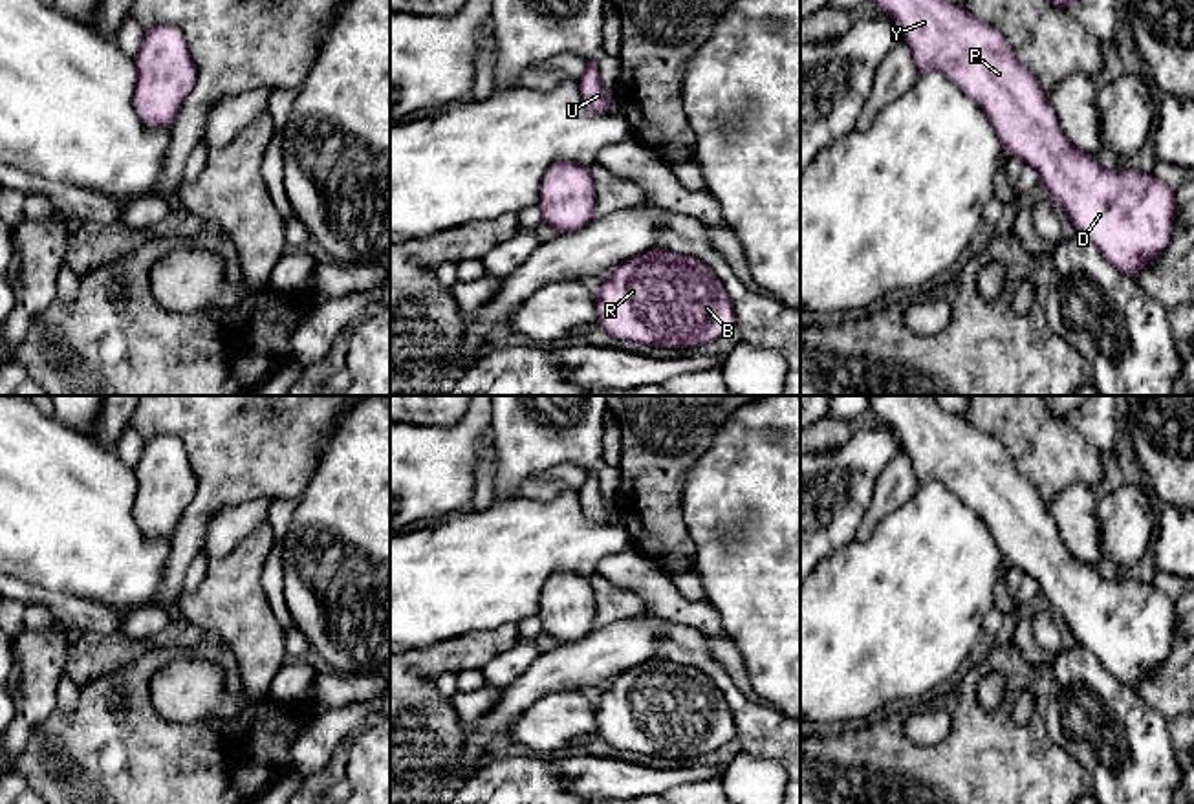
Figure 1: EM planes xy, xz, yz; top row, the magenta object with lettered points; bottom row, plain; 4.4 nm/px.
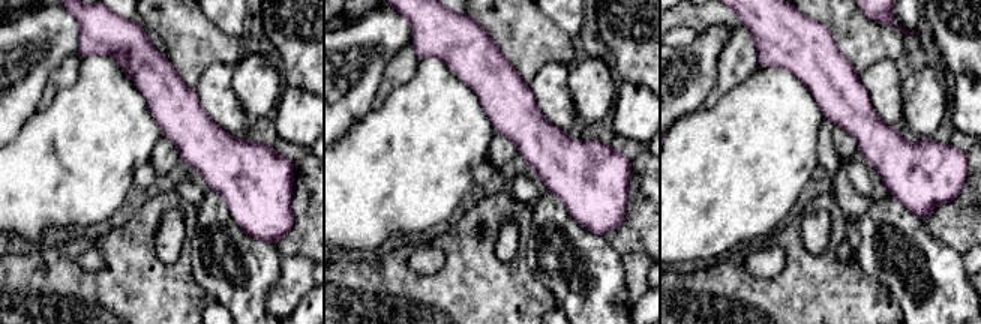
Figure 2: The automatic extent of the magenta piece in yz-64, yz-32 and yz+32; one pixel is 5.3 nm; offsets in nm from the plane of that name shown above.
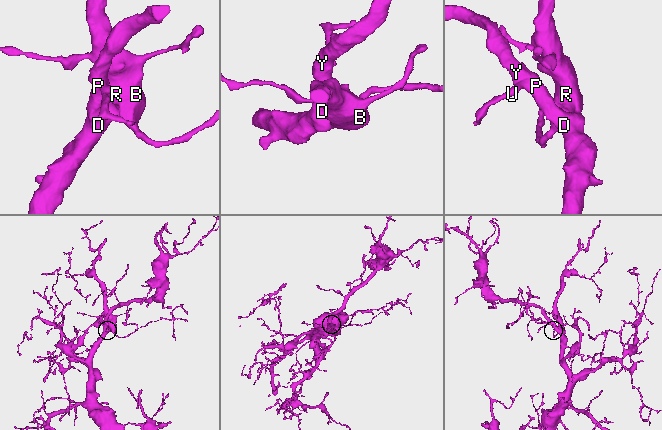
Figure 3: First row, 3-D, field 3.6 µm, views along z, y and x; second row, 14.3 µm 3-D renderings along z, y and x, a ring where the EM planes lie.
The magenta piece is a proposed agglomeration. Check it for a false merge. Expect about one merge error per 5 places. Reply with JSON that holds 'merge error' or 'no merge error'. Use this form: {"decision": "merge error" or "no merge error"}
{"decision": "no merge error"}

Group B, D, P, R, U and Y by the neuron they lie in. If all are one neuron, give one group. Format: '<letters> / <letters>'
B D P R U Y

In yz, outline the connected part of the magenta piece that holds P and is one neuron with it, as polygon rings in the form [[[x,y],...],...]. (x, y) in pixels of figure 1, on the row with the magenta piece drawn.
[[[874,0],[901,27],[919,73],[949,77],[989,117],[1004,150],[1038,174],[1051,198],[1117,271],[1135,280],[1141,267],[1157,258],[1170,238],[1176,190],[1139,170],[1106,170],[1097,158],[1077,150],[1057,126],[1057,114],[1037,79],[1011,51],[1005,37],[971,11],[945,0]]]

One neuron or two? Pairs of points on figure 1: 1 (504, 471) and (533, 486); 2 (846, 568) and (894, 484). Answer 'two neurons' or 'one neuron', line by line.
1: two neurons
2: two neurons

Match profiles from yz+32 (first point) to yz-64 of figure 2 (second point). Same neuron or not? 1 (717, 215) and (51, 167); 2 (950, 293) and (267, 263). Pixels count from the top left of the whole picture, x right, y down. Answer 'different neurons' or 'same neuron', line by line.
1: same neuron
2: same neuron

